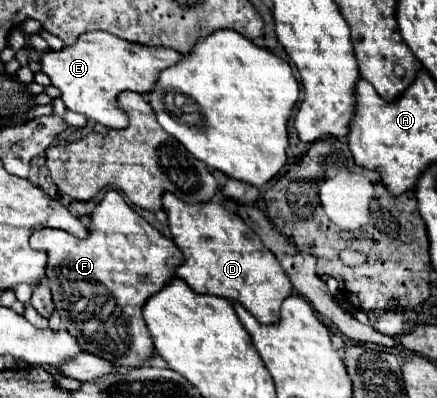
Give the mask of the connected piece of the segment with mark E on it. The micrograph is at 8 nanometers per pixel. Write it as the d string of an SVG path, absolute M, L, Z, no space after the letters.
M85 32L77 38L75 44L65 46L63 50L45 50L41 52L39 64L41 70L49 76L51 84L61 90L61 100L65 106L73 112L85 114L89 120L99 122L107 128L125 128L127 126L127 116L117 108L117 94L121 90L131 90L131 92L149 92L153 84L157 82L157 76L163 68L173 66L175 62L181 60L181 54L175 52L173 48L165 46L143 46L143 44L133 44L127 40L121 40L109 32Z

